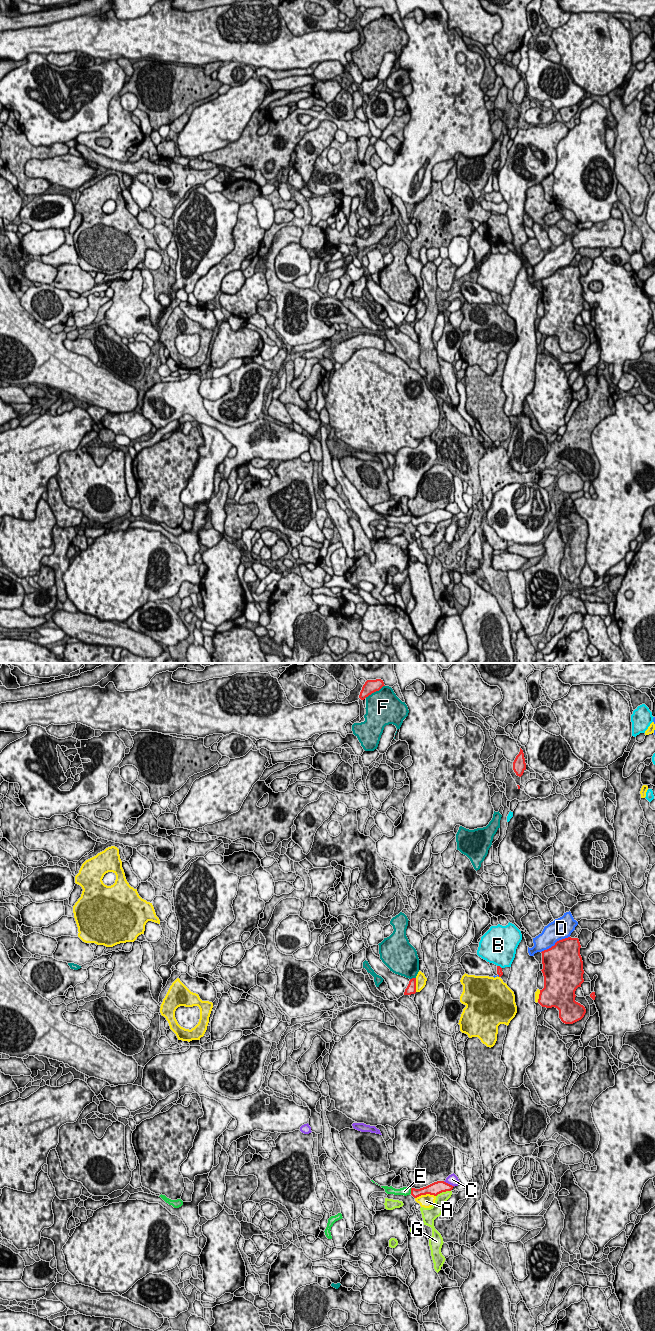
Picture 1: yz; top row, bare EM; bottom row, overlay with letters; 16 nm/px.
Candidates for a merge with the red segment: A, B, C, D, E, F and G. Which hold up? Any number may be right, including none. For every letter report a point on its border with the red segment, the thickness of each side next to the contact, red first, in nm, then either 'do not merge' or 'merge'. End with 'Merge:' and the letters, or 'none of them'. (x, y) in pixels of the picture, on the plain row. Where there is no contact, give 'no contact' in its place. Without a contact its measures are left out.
A: yz (425, 522) | 200/220 nm | do not merge
B: yz (499, 294) | 100/460 nm | do not merge
C: yz (449, 512) | 200/170 nm | do not merge
D: yz (555, 271) | 480/340 nm | do not merge
E: yz (411, 519) | 140/140 nm | do not merge
F: yz (374, 19) | 220/480 nm | do not merge
G: yz (443, 519) | 200/190 nm | do not merge
Merge: none of them

